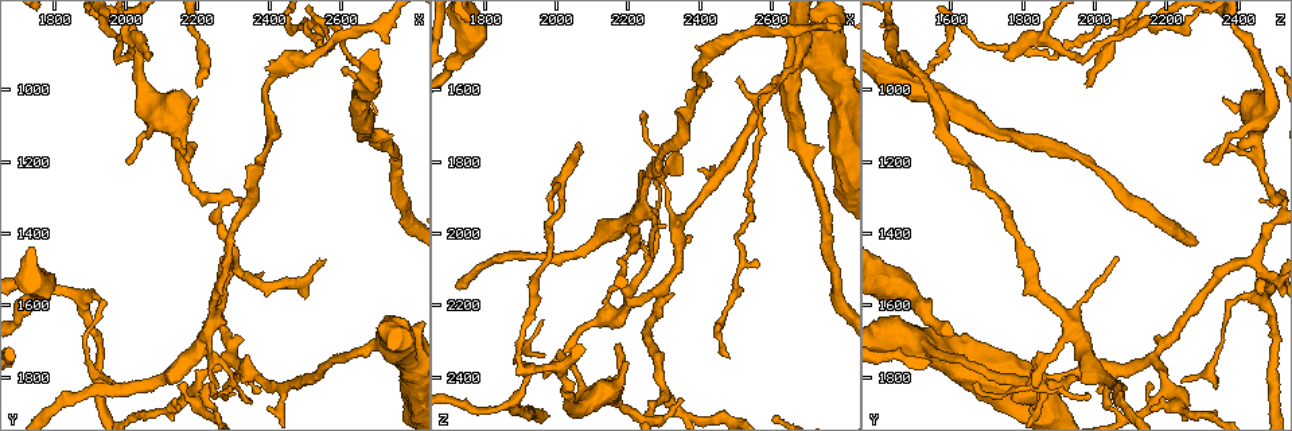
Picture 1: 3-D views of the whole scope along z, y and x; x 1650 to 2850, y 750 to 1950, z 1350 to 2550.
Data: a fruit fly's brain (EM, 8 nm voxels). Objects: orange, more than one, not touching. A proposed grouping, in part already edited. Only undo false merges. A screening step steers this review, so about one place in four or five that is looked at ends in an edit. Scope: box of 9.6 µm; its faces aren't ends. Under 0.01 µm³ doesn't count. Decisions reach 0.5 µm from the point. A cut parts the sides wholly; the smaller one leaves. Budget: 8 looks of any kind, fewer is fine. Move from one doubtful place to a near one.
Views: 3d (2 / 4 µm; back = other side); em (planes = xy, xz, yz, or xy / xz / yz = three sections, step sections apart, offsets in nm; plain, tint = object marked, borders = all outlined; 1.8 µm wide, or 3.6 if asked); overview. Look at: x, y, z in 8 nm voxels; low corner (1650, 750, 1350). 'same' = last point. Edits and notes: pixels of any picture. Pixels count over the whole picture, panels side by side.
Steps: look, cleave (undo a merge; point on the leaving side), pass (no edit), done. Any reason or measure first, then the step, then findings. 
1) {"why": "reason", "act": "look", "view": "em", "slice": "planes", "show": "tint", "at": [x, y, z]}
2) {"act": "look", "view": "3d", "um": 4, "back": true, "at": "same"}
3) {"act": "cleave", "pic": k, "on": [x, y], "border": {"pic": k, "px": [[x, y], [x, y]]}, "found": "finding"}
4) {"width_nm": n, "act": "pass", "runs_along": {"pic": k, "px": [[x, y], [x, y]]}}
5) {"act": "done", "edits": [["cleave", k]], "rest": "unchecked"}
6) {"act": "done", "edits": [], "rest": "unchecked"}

{"why": "three arms meet", "act": "look", "view": "3d", "um": 2, "at": [2010, 850, 1870]}

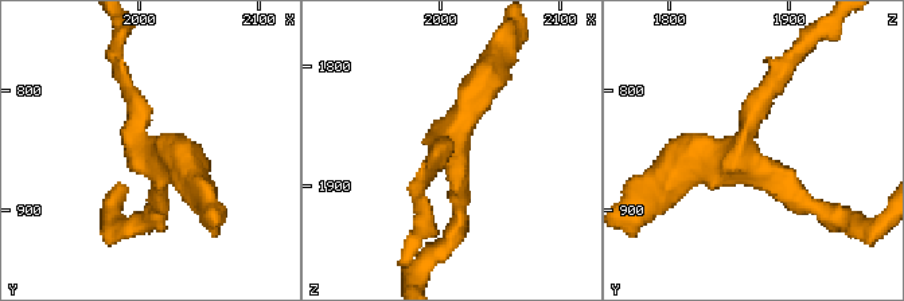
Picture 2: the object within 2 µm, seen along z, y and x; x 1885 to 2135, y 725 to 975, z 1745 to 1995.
{"arms": 3, "why": "now the EM", "act": "look", "view": "em", "um": 3.6, "slice": "planes", "show": "plain", "at": [2008, 856, 1864]}

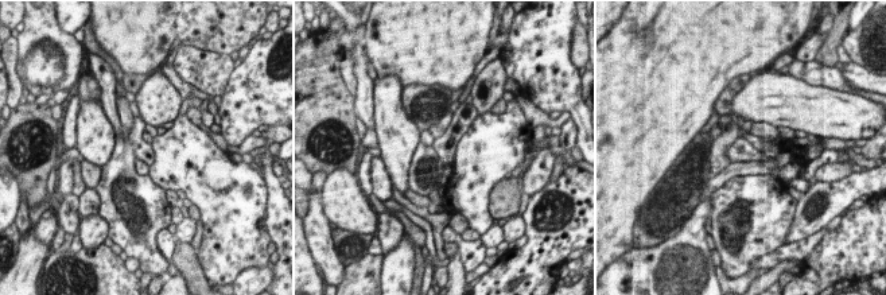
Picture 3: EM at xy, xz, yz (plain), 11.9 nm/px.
{"act": "look", "view": "em", "um": 3.6, "slice": "planes", "show": "tint", "at": "same"}

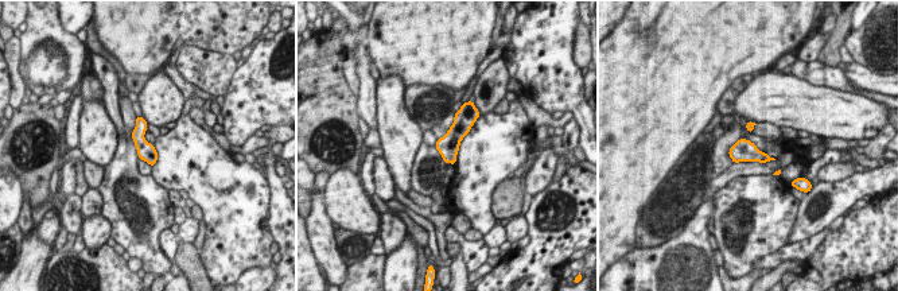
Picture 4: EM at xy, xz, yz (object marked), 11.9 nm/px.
{"act": "pass", "found": "continuous, no second cell"}

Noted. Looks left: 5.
{"why": "four arms meet", "act": "look", "view": "3d", "um": 4, "back": true, "at": [2230, 1680, 1920]}

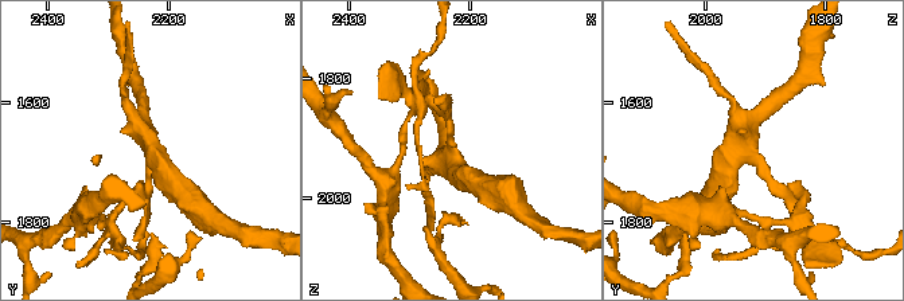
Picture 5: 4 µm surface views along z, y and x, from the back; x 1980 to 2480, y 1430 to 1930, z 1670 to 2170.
{"arms": 4, "why": "now the EM", "act": "look", "view": "em", "um": 3.6, "slice": "planes", "show": "plain", "at": [2230, 1685, 1925]}

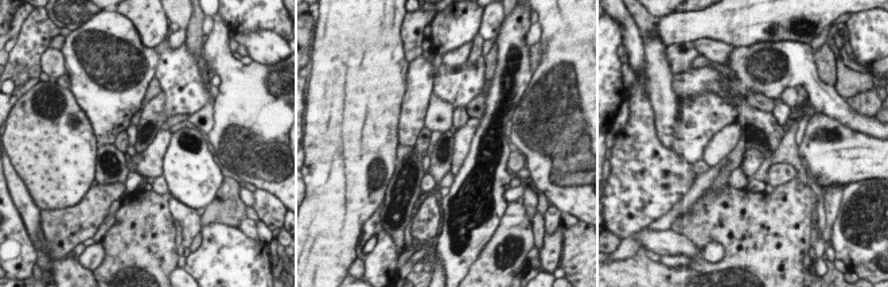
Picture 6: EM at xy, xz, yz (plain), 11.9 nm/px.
{"act": "look", "view": "em", "um": 3.6, "slice": "planes", "show": "tint", "at": "same"}

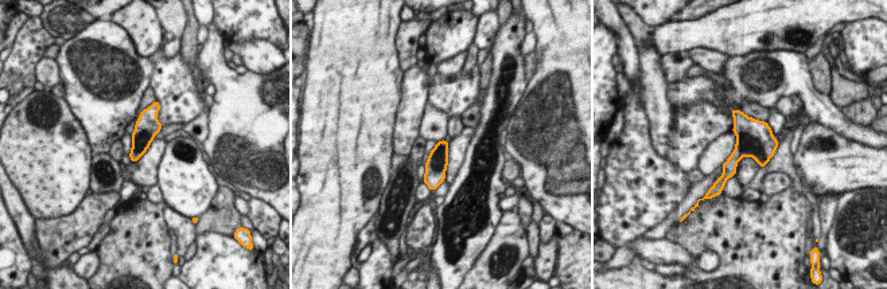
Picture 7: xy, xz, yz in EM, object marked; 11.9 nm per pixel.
{"act": "pass", "found": "continuous, no second cell"}

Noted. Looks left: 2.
{"why": "branch point", "act": "look", "view": "em", "slice": "yz", "step": 16, "show": "tint", "at": [2200, 1820, 2190]}

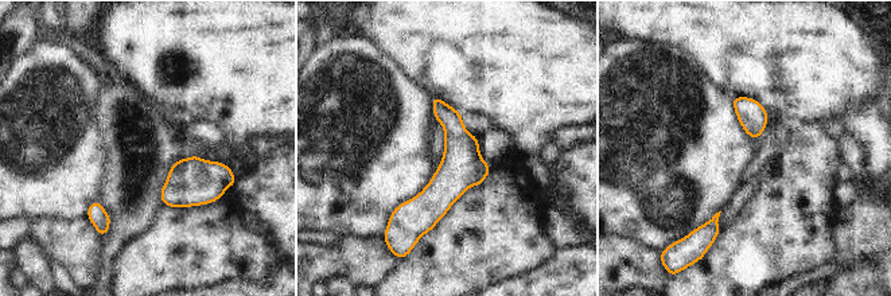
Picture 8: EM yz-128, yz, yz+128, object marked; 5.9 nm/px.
{"act": "look", "view": "em", "slice": "planes", "show": "tint", "at": "same"}

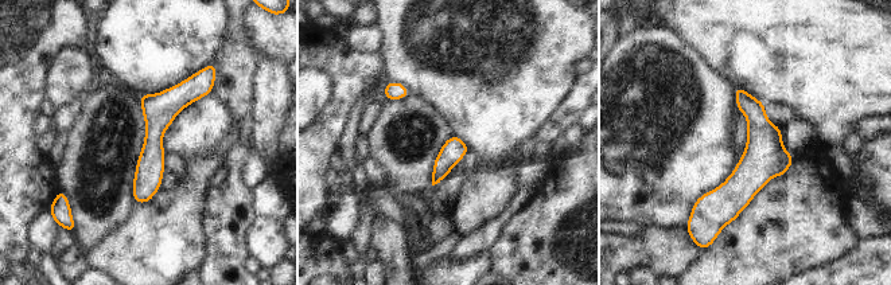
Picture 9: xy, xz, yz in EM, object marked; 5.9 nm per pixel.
{"act": "pass", "runs_along": {"pic": 9, "px": [[198, 79], [158, 120], [137, 199]]}, "found": "all the same cell"}

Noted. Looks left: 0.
{"act": "done", "edits": [], "rest": "unchecked"}

